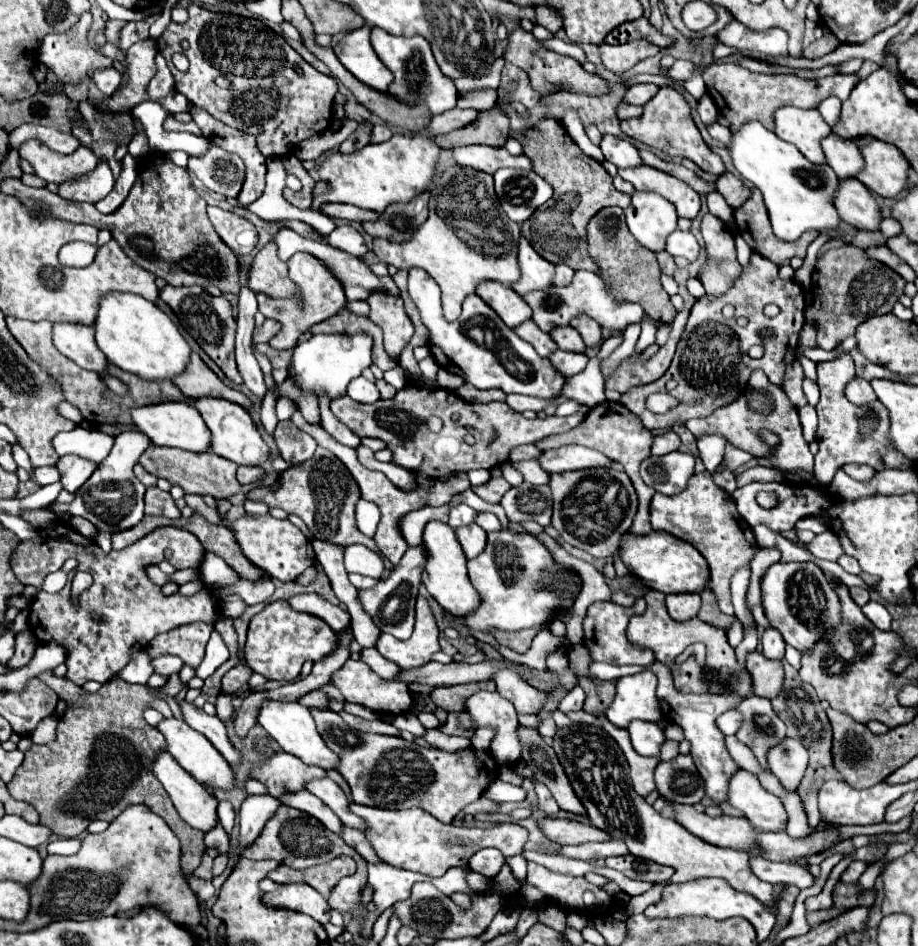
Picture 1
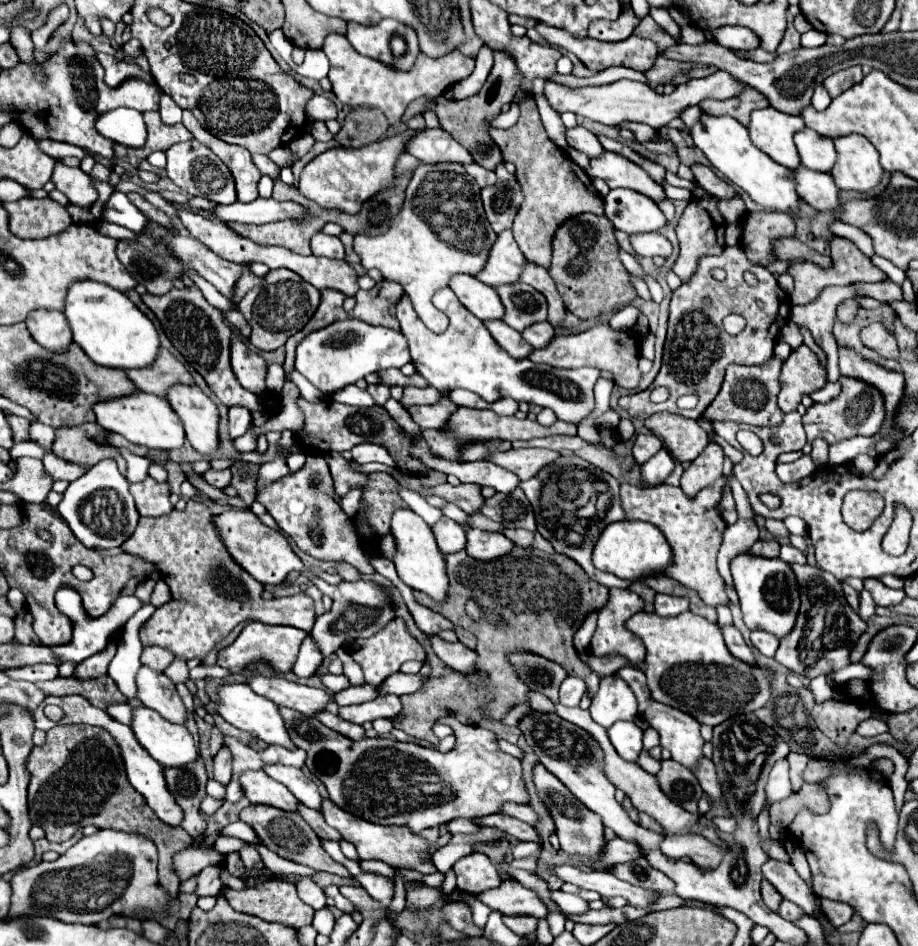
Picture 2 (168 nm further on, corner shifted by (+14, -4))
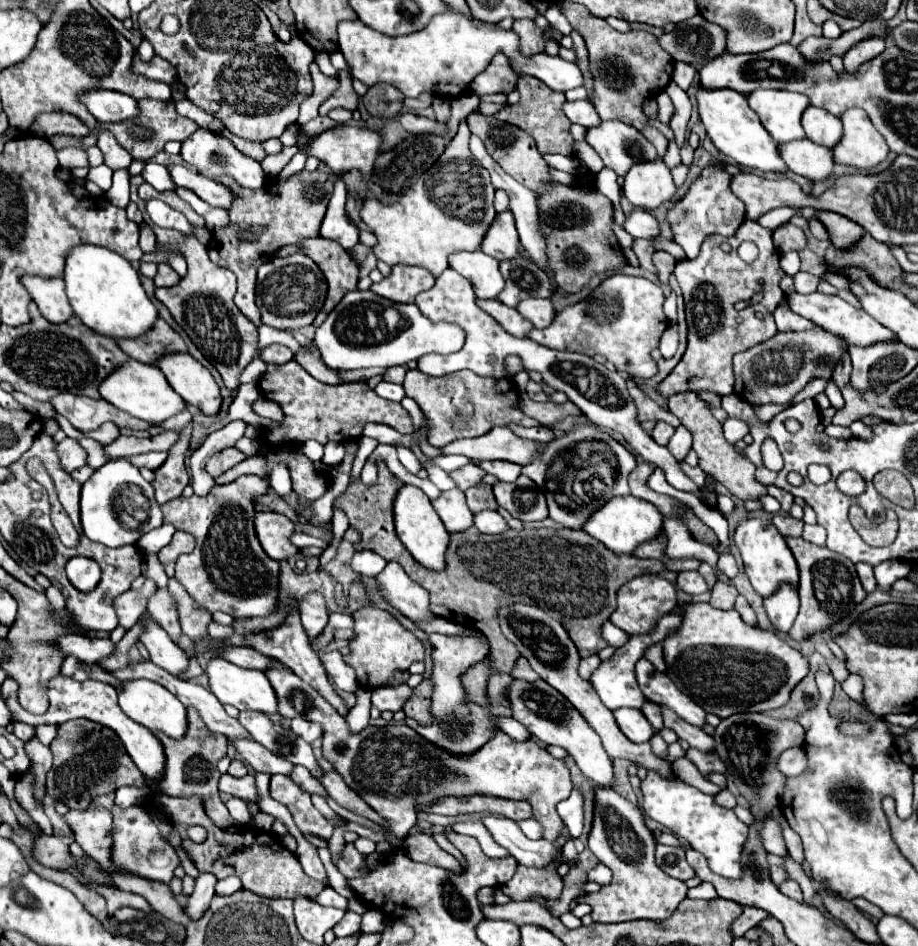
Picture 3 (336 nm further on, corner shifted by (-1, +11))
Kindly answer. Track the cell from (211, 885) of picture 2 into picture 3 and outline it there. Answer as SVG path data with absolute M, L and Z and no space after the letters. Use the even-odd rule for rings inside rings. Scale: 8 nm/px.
M201 873L201 875L197 877L195 891L191 893L189 903L187 903L187 907L185 907L185 911L187 911L187 915L189 915L191 919L199 919L199 917L205 913L205 909L209 907L211 899L213 899L213 895L215 895L215 885L217 885L217 881L219 881L219 879L215 879L211 873Z

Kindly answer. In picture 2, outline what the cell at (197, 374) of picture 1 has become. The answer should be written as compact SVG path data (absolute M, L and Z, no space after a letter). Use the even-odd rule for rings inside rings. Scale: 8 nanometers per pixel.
M160 348L156 360L146 368L132 368L124 370L128 378L134 382L134 386L142 392L150 392L156 396L164 396L164 392L174 384L194 384L188 370L166 350Z

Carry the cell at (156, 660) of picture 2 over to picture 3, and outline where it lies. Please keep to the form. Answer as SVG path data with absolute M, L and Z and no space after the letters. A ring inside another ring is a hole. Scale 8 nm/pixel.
M157 589L157 593L151 597L149 605L147 605L147 613L151 615L151 619L167 631L167 635L171 637L171 641L179 641L181 637L181 625L179 625L179 617L177 617L177 609L175 603L169 595L167 589Z

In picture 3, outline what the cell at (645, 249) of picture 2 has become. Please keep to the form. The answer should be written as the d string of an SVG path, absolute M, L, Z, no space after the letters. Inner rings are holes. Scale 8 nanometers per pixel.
M637 209L633 215L627 215L625 231L635 239L655 239L659 237L659 221L649 211Z

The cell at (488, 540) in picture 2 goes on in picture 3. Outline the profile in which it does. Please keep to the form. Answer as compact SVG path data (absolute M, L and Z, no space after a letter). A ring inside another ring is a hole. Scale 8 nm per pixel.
M479 511L475 515L475 527L481 533L489 533L489 535L497 535L509 529L507 521L497 511Z

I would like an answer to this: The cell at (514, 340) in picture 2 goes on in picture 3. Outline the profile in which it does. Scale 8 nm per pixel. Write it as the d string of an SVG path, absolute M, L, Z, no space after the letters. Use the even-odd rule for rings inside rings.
M477 299L477 305L487 311L507 333L515 337L527 337L527 333L533 329L531 321L527 321L517 309L511 309L497 299Z

